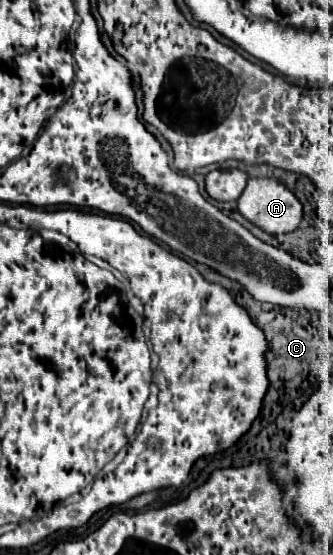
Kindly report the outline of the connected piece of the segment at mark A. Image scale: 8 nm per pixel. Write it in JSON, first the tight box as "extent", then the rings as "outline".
{"extent":[238,178,302,234],"outline":[[[250,178],[242,196],[238,198],[238,212],[268,234],[286,234],[302,222],[302,204],[298,198],[274,178]]]}

